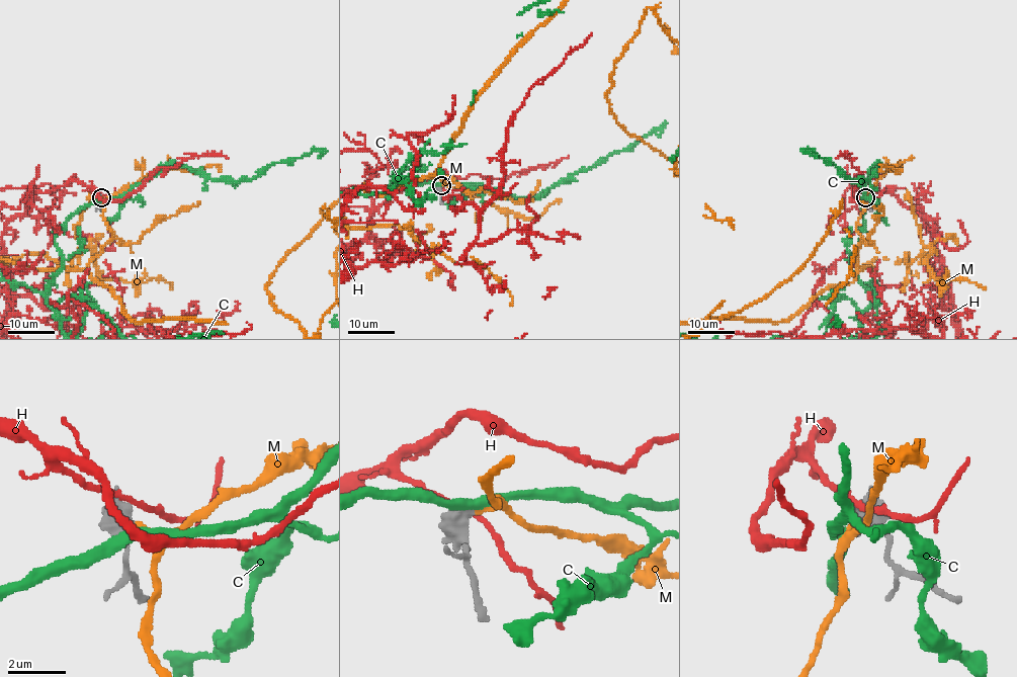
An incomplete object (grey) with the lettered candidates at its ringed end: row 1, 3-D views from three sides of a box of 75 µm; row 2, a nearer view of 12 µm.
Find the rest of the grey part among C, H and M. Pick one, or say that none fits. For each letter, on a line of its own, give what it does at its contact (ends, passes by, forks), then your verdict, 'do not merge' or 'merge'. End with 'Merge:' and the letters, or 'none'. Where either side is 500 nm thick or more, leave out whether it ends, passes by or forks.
C: it passes by; do not merge
H: it passes by; do not merge
M: it ends there; merge
Merge: M

